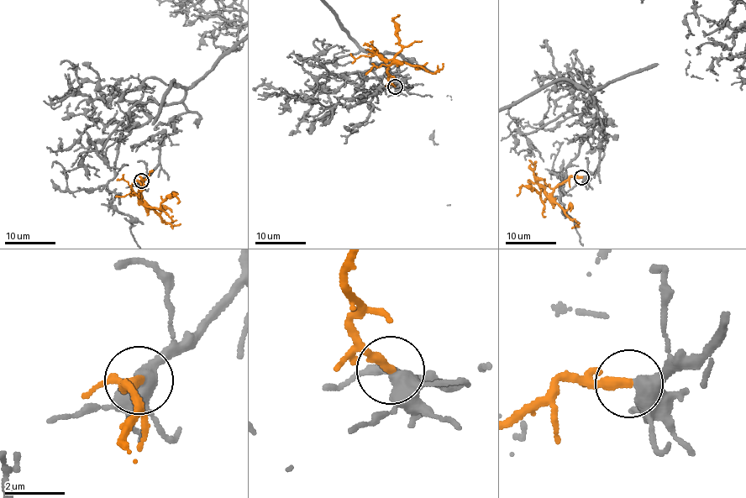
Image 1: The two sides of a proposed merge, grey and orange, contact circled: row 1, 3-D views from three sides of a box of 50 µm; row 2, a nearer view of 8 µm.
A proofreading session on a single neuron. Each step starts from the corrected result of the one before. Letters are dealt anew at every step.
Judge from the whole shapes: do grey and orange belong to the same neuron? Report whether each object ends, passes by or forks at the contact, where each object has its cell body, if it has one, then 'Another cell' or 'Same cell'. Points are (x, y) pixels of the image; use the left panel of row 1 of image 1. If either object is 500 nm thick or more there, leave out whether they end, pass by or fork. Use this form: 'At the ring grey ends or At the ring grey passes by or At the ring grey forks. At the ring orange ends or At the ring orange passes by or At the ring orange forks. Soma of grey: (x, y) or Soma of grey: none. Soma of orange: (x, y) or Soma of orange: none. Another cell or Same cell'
At the ring grey passes by. At the ring orange ends. Soma of grey: none. Soma of orange: none. Same cell

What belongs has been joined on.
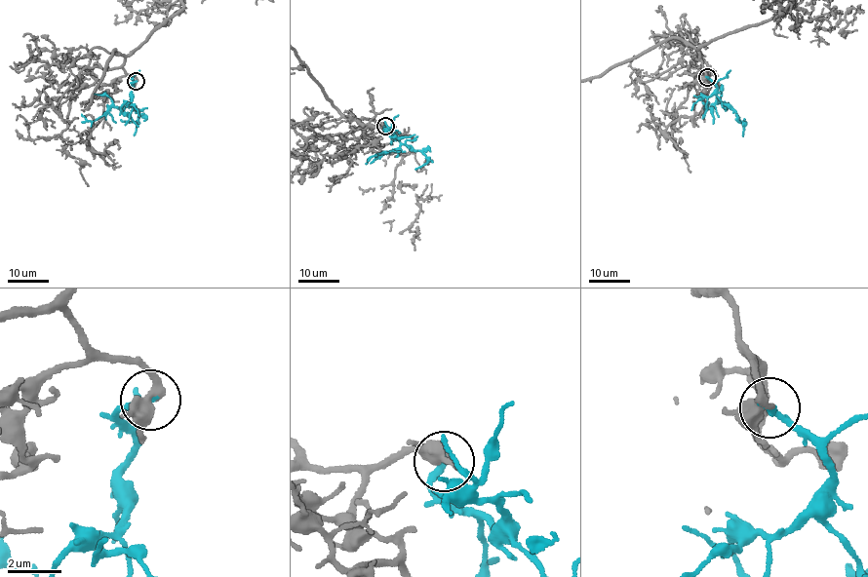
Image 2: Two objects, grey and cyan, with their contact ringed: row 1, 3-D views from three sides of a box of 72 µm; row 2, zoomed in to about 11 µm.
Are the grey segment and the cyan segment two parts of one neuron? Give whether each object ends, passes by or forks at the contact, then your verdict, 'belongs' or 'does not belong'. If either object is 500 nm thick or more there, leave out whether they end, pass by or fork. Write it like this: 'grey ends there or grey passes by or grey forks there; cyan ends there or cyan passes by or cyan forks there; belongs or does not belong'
grey passes by; cyan ends there; belongs

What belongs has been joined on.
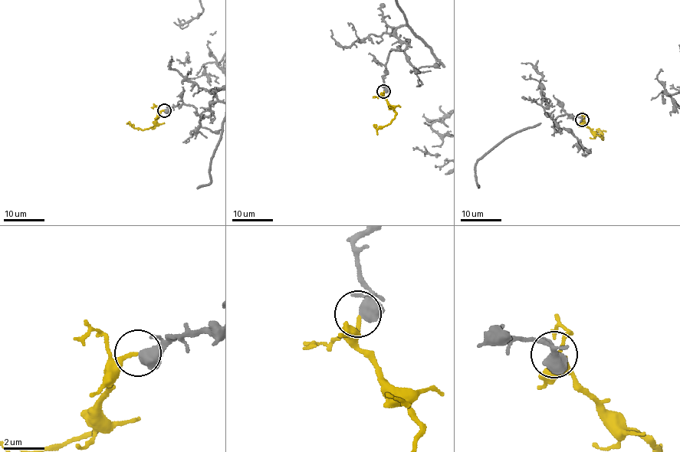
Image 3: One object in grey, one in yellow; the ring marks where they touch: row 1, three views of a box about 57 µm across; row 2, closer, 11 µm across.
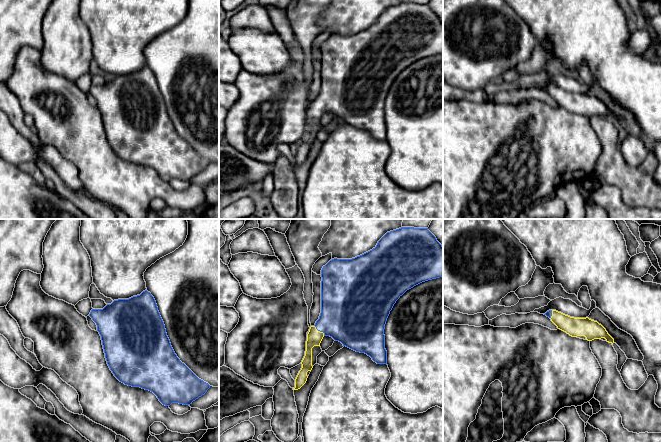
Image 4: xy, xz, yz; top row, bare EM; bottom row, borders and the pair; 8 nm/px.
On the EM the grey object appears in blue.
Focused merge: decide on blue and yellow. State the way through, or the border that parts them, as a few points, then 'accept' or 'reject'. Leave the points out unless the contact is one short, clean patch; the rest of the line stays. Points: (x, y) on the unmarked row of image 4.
runs through xz (346, 91), (319, 106), (314, 113); accept

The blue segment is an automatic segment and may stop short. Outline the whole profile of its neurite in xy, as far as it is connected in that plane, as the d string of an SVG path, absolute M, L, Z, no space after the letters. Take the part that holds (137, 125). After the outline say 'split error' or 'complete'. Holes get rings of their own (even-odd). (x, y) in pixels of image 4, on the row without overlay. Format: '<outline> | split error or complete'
M147 66L129 75L114 76L103 85L92 85L89 92L97 101L110 146L125 161L153 168L165 182L170 182L172 179L190 181L210 164L208 159L199 155L175 130L156 77Z | complete

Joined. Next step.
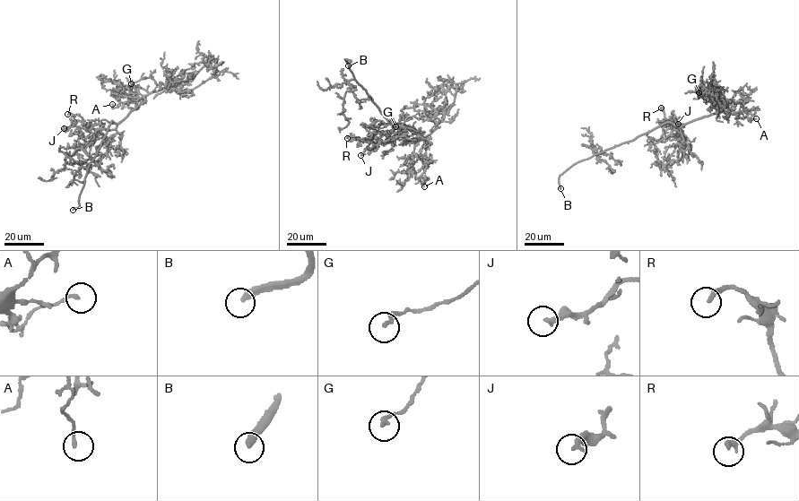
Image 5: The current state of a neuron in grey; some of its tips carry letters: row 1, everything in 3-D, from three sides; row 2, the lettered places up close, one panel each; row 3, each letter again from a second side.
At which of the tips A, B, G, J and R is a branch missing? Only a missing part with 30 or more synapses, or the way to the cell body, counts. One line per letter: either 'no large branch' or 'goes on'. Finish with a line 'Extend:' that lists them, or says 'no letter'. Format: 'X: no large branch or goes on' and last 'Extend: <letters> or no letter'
A: no large branch
B: goes on
G: no large branch
J: no large branch
R: no large branch
Extend: B

